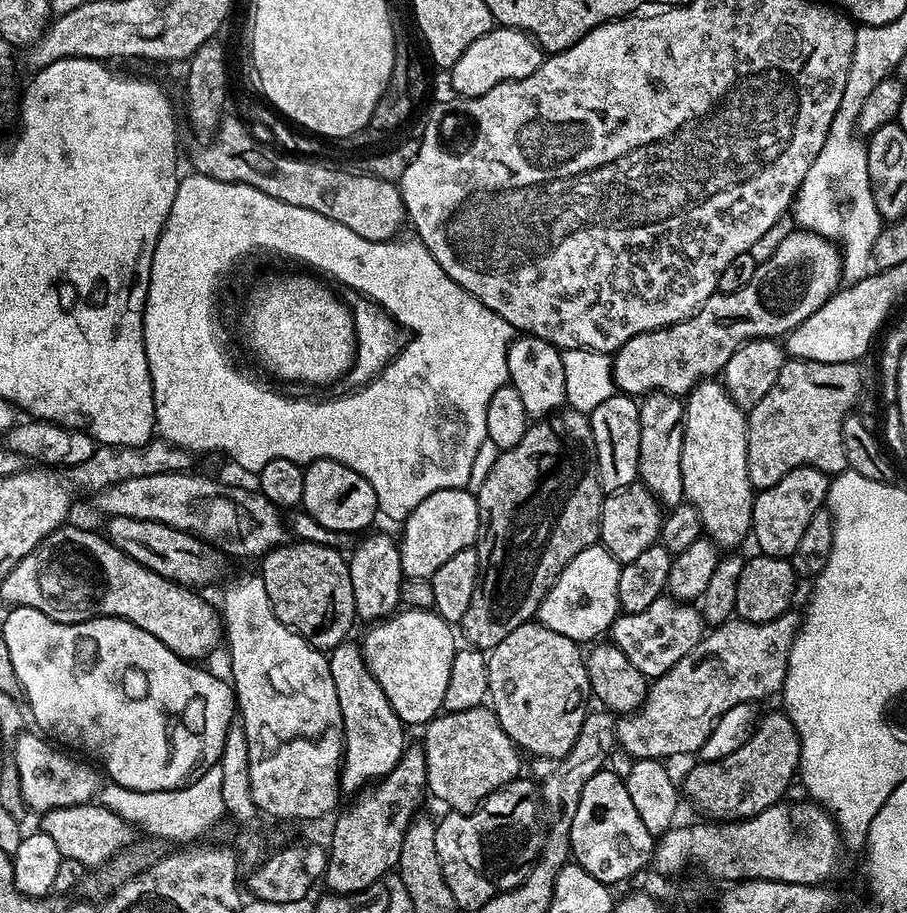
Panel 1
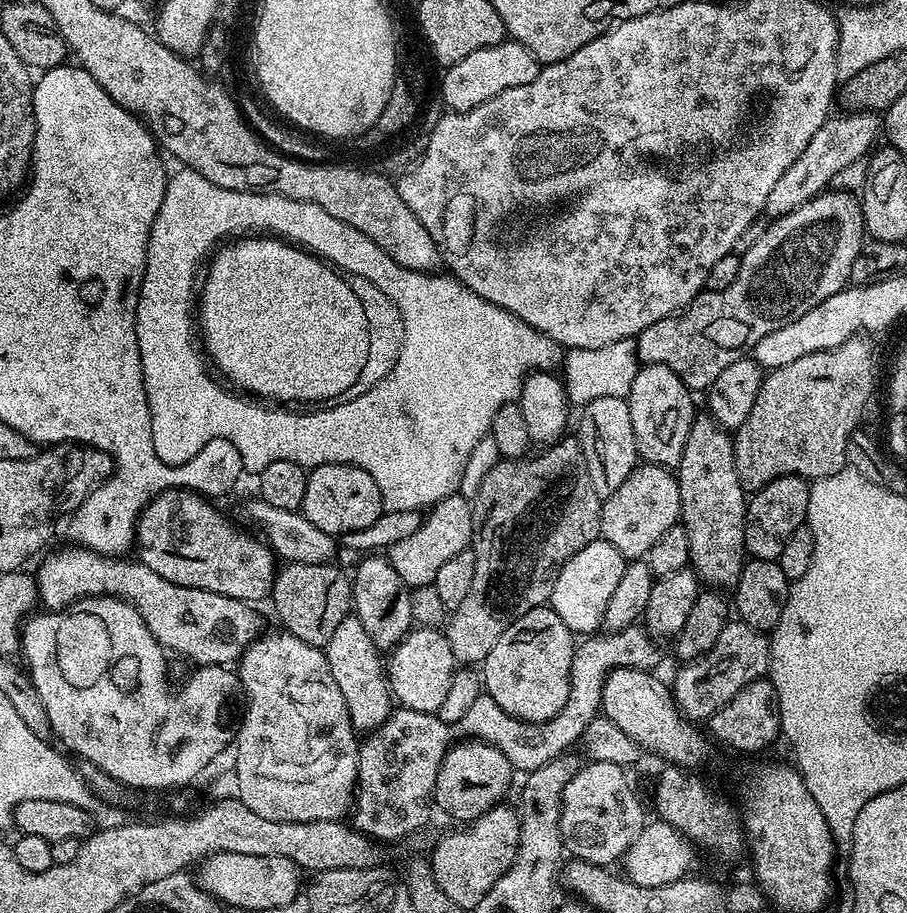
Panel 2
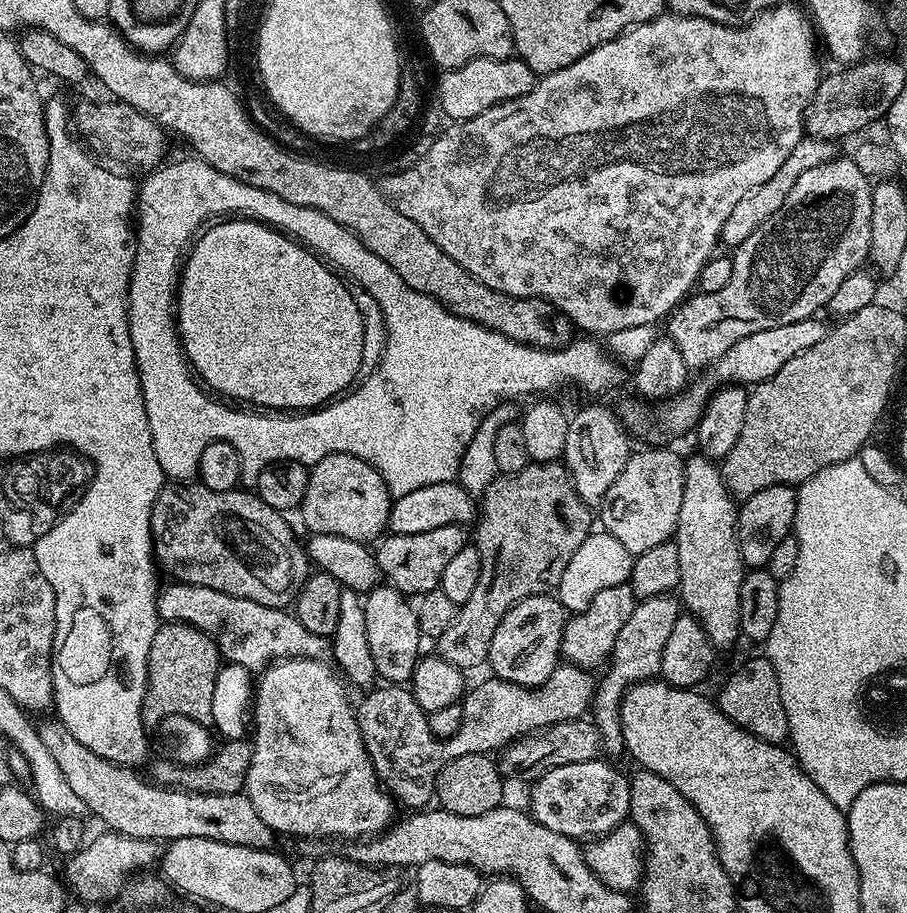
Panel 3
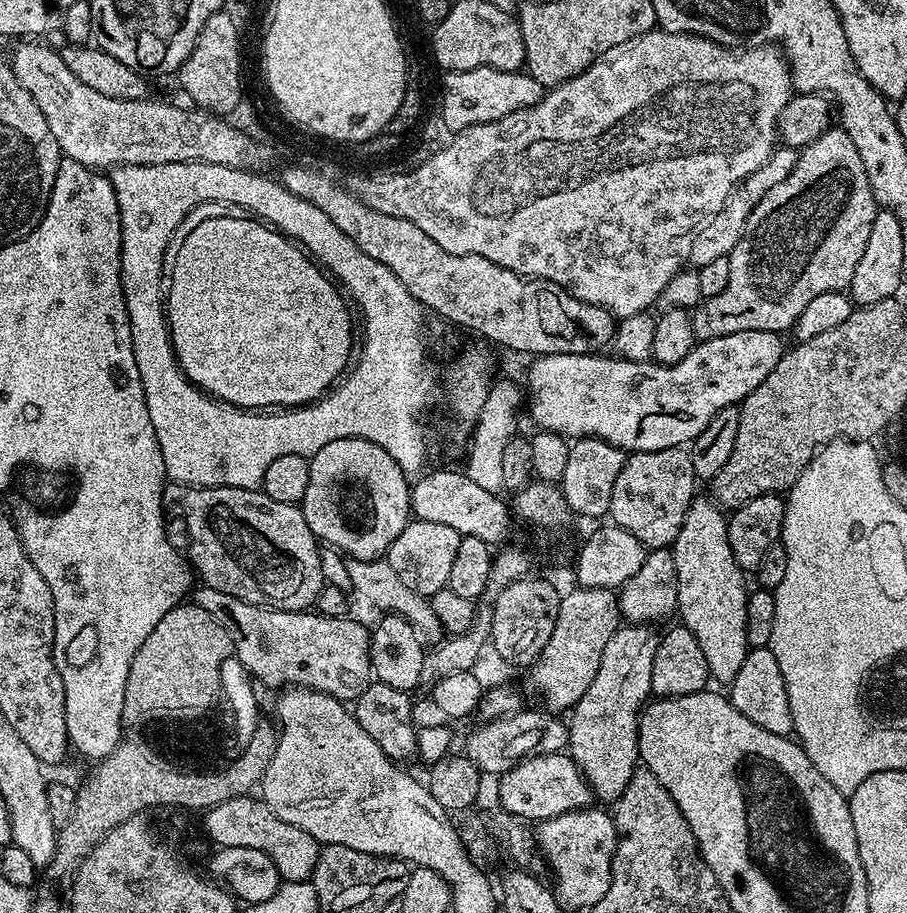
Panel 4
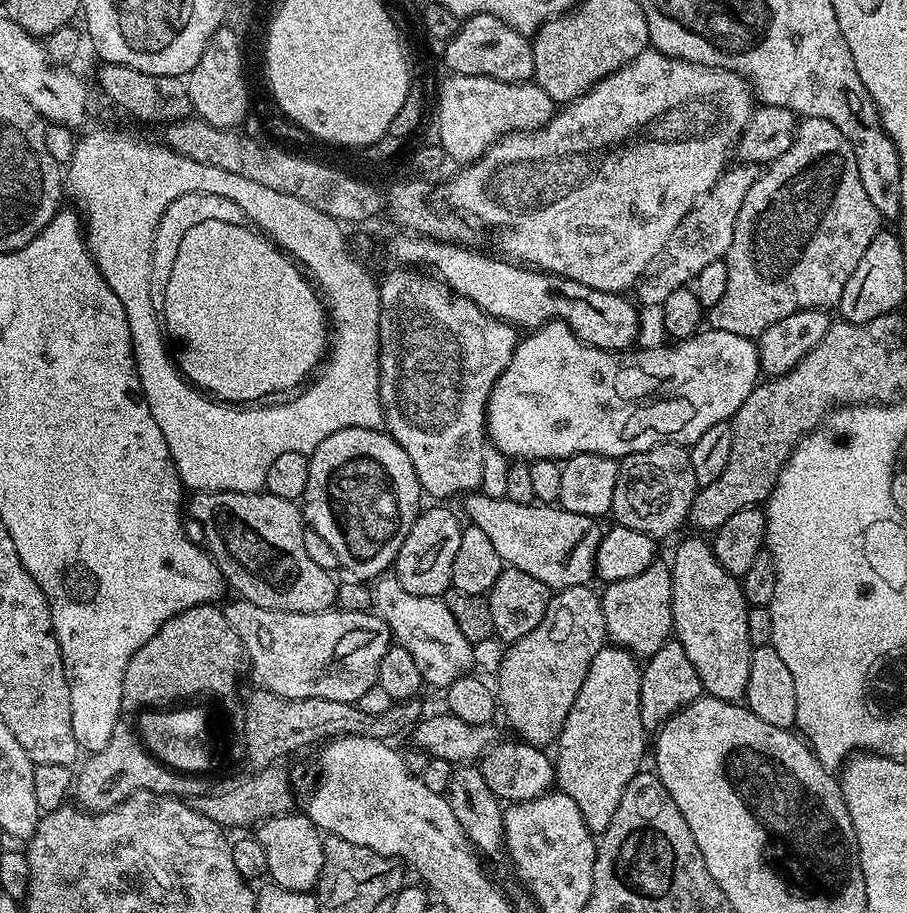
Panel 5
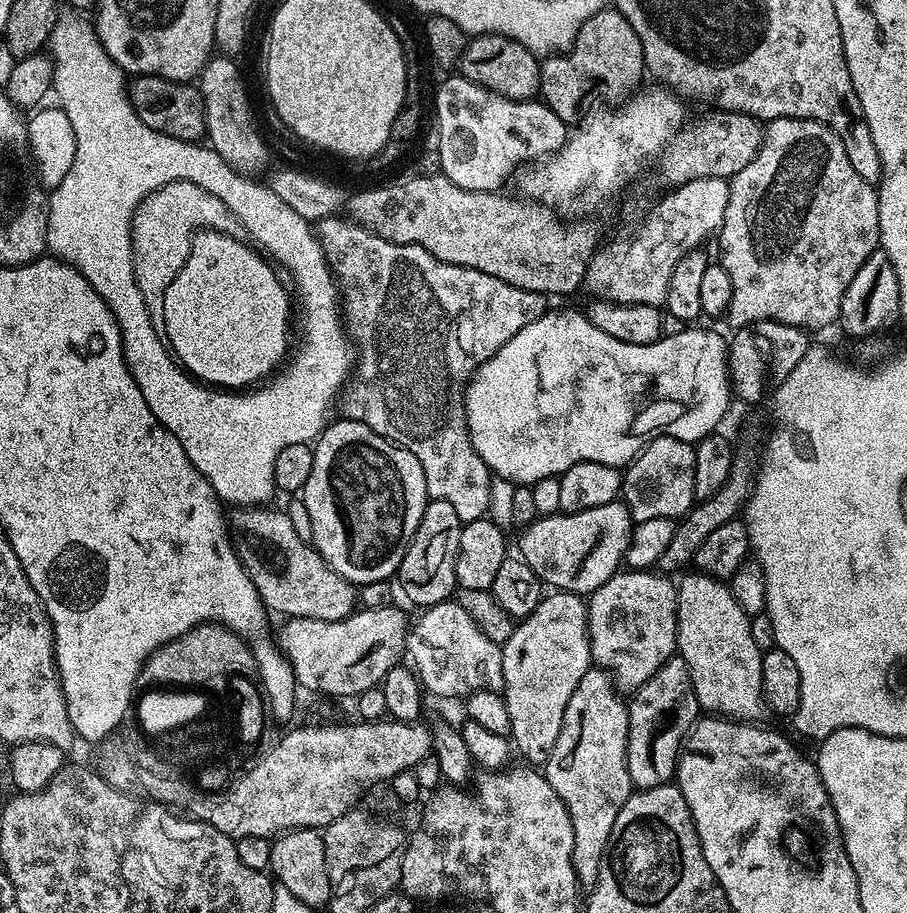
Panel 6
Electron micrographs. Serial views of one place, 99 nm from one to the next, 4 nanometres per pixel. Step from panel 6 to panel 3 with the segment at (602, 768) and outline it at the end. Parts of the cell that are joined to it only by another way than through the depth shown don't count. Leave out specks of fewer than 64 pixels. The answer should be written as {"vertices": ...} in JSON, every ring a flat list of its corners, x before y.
{"vertices":[[665,594,651,596,637,603,635,610,626,618,626,626,618,630,618,638,612,647,612,655,607,661,608,673,599,677,596,694,592,698,591,707,596,708,594,723,600,735,600,746,605,753,625,751,620,725,620,703,625,692,635,684,660,676,662,666,662,649,670,638,670,629,682,614,682,605,675,595]]}

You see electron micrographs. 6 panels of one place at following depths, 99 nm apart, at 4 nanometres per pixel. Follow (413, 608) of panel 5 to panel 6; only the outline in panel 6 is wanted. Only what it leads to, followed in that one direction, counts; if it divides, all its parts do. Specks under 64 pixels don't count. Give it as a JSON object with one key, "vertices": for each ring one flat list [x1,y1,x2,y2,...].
{"vertices":[[445,602,425,607,408,629,406,652,420,683,436,696,467,698,471,692,500,692,504,687,501,645,490,642,486,634,462,610,459,602]]}

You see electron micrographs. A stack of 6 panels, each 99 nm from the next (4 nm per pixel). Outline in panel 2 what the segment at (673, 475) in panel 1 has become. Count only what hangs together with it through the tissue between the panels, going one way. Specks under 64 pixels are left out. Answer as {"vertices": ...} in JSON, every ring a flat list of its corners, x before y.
{"vertices":[[641,363,626,399,630,406,630,422,634,425,637,457,645,464,679,469,682,450,686,450,686,438,690,438,692,423,698,415,696,404,692,401,692,389,687,388,670,366]]}

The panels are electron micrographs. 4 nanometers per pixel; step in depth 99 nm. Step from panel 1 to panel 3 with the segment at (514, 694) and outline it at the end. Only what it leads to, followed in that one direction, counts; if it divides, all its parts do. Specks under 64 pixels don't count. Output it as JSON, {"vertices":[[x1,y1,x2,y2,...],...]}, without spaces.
{"vertices":[[555,595,522,598,498,622,498,630,494,630,486,661,487,667,492,667,491,675,523,688,545,684,562,660,560,643,564,640,565,619,565,610]]}

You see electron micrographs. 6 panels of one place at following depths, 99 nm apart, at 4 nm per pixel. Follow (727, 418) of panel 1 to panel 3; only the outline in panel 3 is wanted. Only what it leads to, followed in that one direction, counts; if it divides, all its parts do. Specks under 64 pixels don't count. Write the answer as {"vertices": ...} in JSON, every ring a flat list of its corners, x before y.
{"vertices":[[693,454,687,457,684,460,682,510,678,510,674,537,674,543,678,546,680,571,678,599,700,621,716,650,730,647,742,636,740,587,744,581,746,565,740,559,736,541,737,511,737,501,725,486,719,467,707,456]]}

